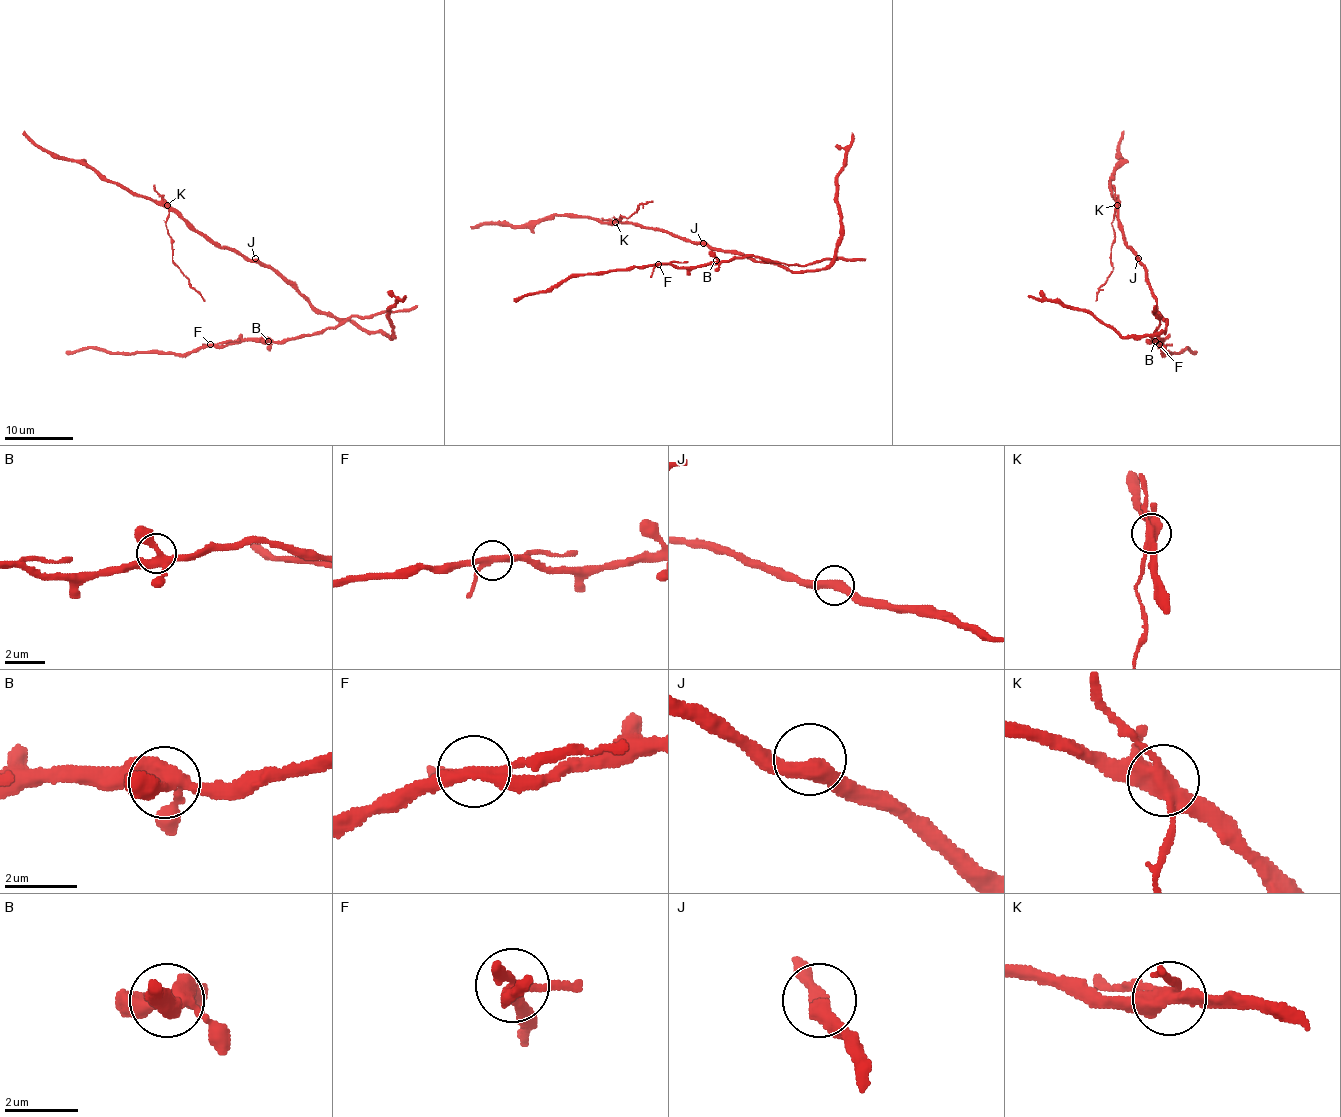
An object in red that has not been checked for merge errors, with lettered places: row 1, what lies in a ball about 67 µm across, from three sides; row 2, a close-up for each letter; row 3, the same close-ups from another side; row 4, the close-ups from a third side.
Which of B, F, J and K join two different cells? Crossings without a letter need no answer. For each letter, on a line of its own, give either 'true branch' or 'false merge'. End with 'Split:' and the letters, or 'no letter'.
B: true branch
F: false merge
J: true branch
K: false merge
Split: F, K

